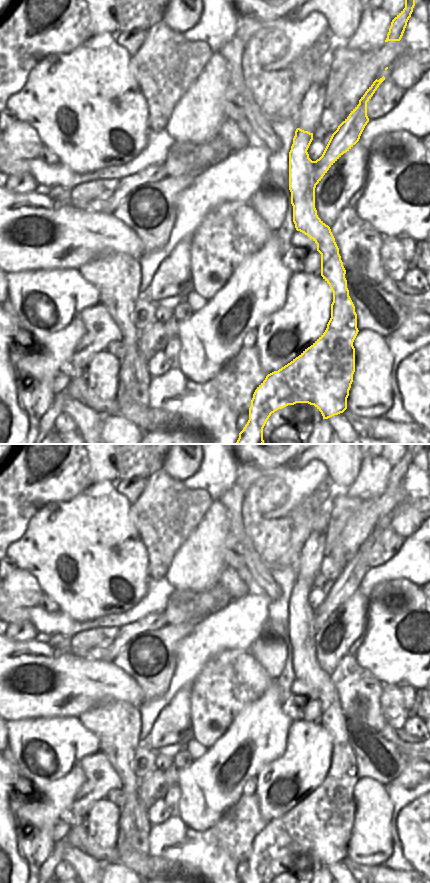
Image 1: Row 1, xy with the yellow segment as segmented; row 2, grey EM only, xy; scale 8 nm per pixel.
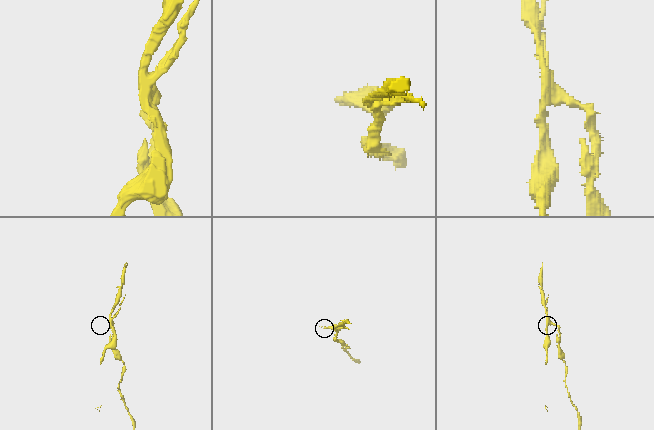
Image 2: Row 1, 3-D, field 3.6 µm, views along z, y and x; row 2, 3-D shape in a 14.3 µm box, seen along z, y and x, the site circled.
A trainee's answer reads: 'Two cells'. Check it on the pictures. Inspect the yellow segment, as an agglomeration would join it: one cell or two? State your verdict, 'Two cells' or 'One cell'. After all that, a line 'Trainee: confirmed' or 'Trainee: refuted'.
Two cells
Trainee: confirmed

